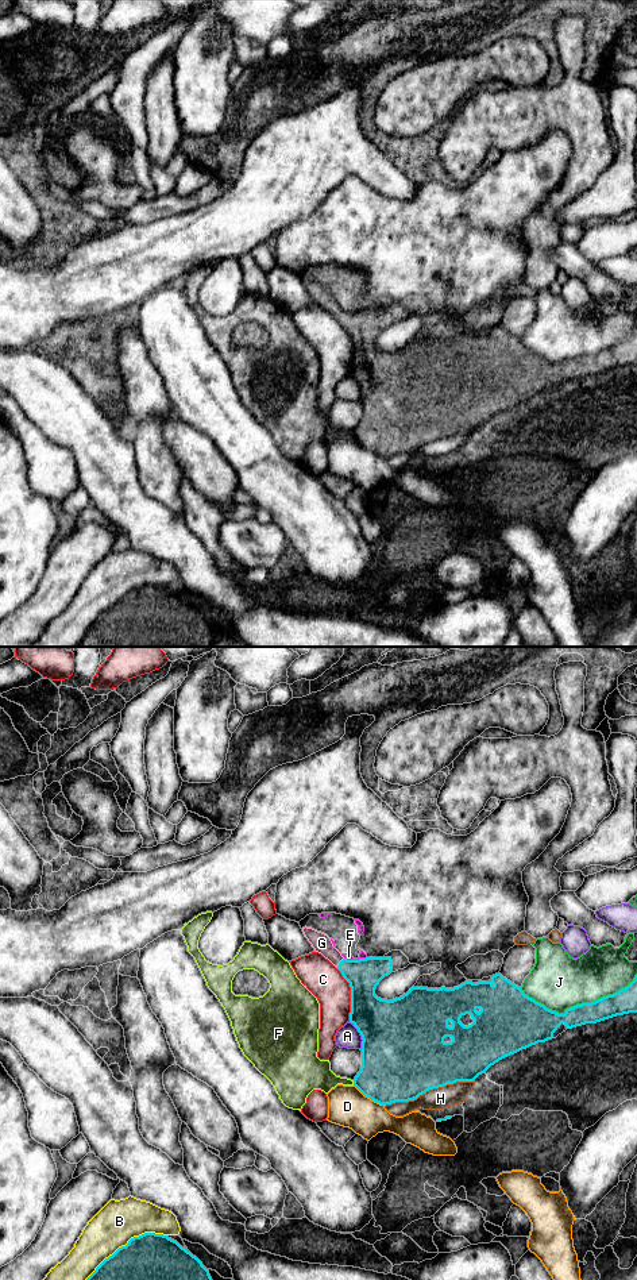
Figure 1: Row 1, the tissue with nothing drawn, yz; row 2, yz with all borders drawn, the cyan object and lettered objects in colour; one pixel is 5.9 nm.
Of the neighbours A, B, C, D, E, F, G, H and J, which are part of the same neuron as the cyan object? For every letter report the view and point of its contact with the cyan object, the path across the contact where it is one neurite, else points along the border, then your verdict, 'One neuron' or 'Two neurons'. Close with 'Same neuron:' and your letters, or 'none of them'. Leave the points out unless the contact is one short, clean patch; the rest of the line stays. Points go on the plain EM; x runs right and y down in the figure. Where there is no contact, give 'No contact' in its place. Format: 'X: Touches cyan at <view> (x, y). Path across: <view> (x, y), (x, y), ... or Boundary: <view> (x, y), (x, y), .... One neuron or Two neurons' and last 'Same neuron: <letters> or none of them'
A: Touches cyan at yz (361, 386). Two neurons
B: Touches cyan at yz (119, 600). Two neurons
C: Touches cyan at yz (351, 347). Two neurons
D: Touches cyan at yz (369, 448). Two neurons
E: Touches cyan at yz (348, 312). Boundary: yz (344, 309), (352, 312). Two neurons
F: Touches cyan at yz (354, 435). Two neurons
G: Touches cyan at yz (339, 315). Path across: yz (363, 327), (339, 315), (321, 295). One neuron
H: Touches cyan at yz (429, 440). Two neurons
J: Touches cyan at yz (579, 357). Two neurons
Same neuron: G

